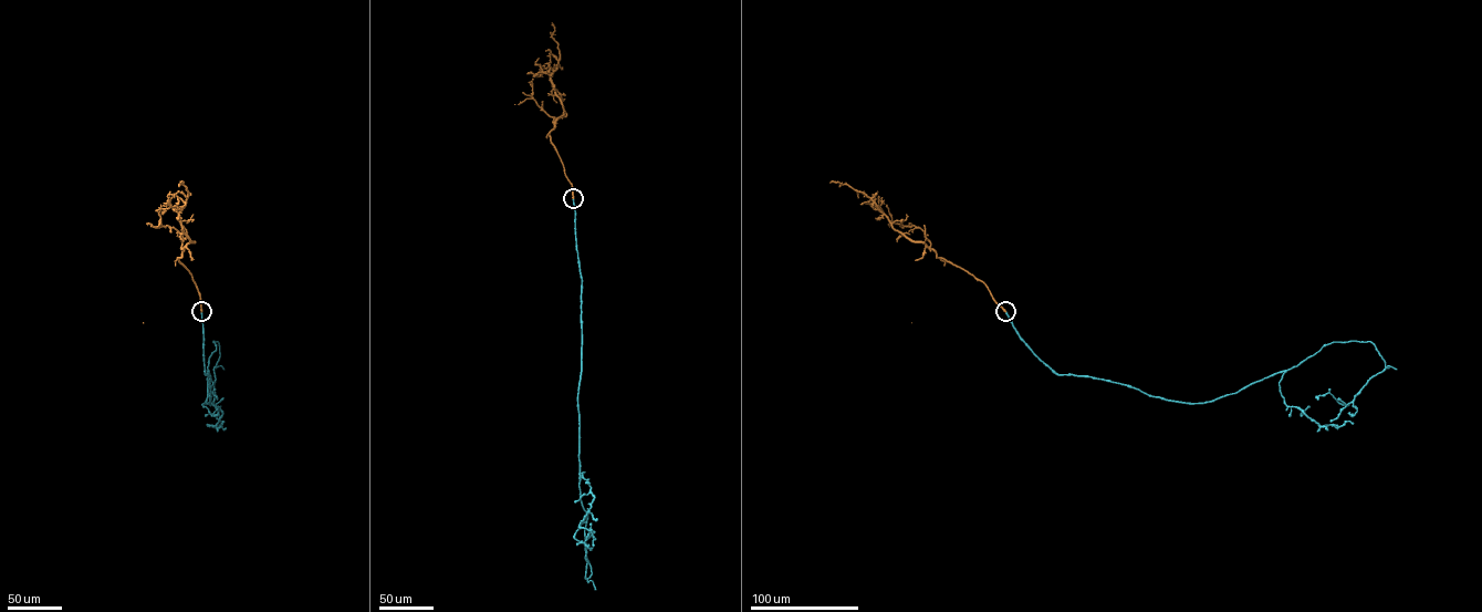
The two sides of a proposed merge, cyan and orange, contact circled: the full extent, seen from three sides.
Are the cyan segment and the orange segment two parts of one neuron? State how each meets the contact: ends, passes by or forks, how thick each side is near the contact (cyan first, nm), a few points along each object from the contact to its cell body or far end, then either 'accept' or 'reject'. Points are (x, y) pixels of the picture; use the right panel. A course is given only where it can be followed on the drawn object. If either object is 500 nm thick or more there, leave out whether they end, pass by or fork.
cyan ends | orange ends | 400/420 nm | cyan via (1005, 311), (1058, 374), (1191, 403), (1333, 342), (1371, 342), (1385, 369), (1347, 404), (1318, 400) | orange via (1005, 311), (983, 282), (937, 258), (924, 244), (910, 240), (896, 230), (864, 194), (847, 184), (830, 183) | accept

